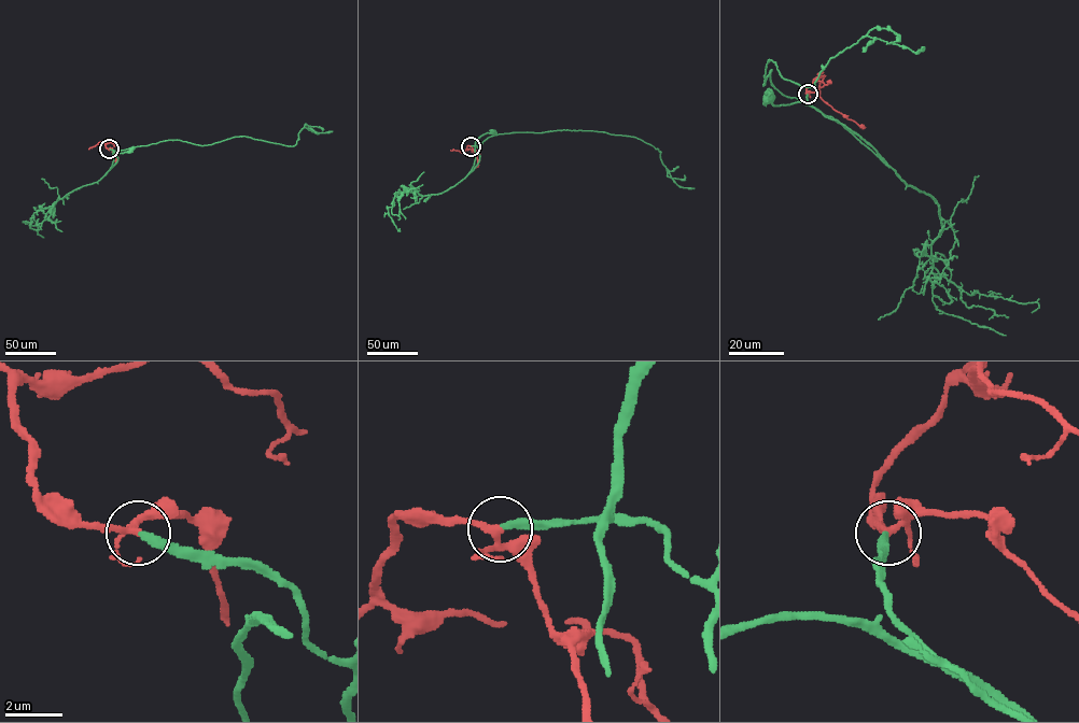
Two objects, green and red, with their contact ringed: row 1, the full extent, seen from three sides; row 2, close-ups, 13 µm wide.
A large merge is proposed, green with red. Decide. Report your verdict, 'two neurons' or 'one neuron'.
one neuron

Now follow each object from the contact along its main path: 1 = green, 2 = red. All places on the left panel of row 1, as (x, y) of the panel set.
1: (109, 149), (118, 158), (108, 171), (113, 152), (130, 150)
2: (109, 149), (99, 142), (88, 149)

